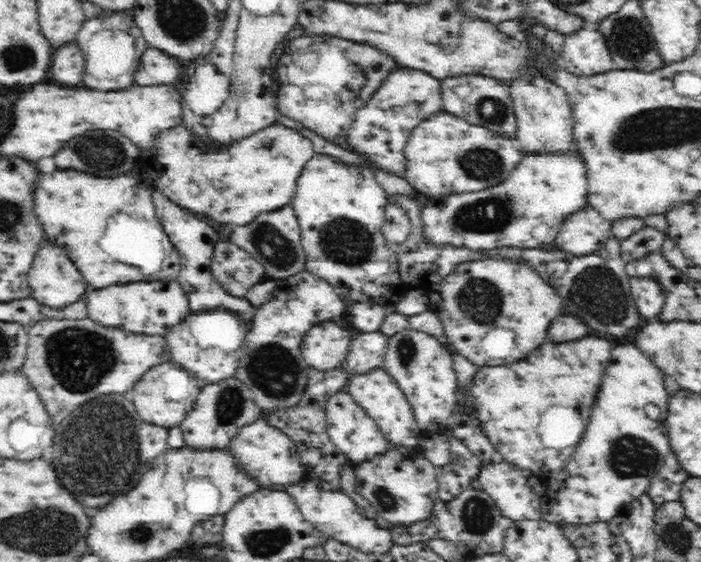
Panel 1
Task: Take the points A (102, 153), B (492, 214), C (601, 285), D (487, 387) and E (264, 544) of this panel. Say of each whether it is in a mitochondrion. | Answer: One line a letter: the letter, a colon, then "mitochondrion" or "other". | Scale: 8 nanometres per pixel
A: mitochondrion
B: mitochondrion
C: mitochondrion
D: other
E: mitochondrion

